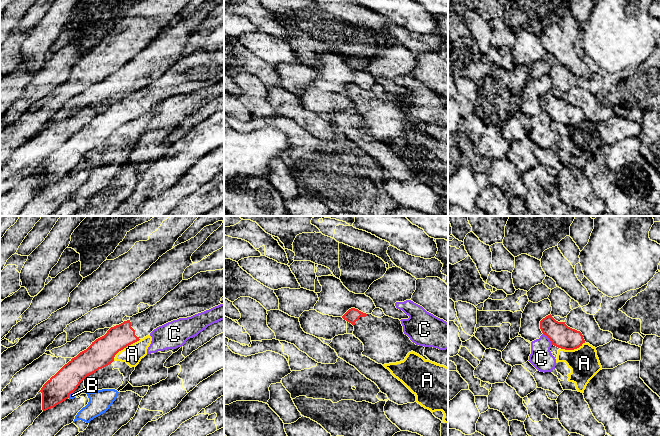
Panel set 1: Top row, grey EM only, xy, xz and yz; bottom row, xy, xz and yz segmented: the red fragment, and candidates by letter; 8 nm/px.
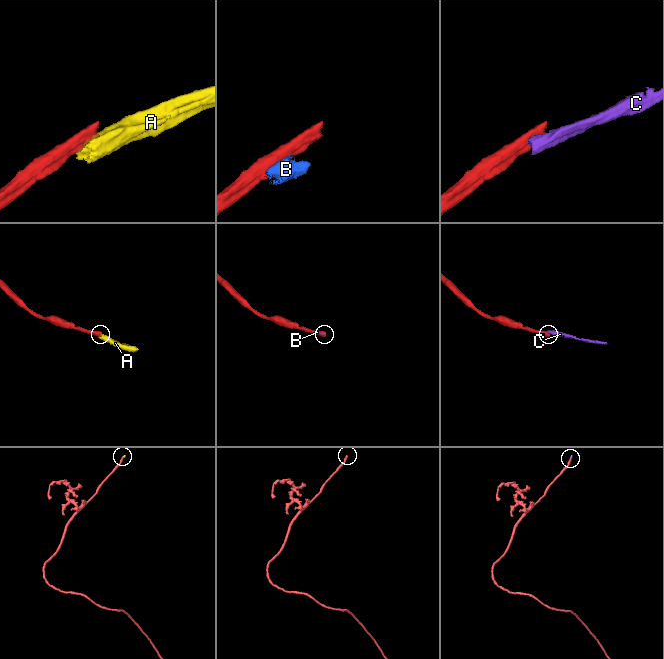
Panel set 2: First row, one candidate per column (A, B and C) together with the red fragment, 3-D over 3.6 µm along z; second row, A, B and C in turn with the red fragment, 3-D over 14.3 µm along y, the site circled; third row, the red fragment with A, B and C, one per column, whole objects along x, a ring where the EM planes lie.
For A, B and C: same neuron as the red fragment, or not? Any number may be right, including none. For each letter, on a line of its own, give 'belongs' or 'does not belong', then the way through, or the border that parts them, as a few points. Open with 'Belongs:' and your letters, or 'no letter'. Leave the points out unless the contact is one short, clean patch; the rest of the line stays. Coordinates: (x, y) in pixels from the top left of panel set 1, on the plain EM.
Belongs: no letter
A: does not belong | along yz (585, 118), (573, 125), (561, 125)
B: does not belong
C: does not belong | along yz (543, 109), (552, 120)

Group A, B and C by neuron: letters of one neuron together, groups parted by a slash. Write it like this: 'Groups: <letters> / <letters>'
Groups: A B / C

